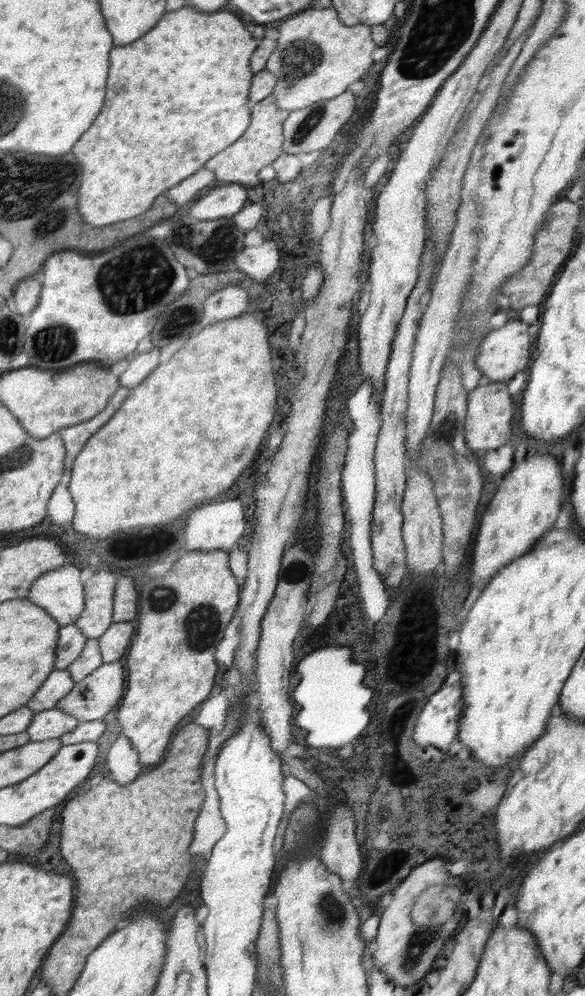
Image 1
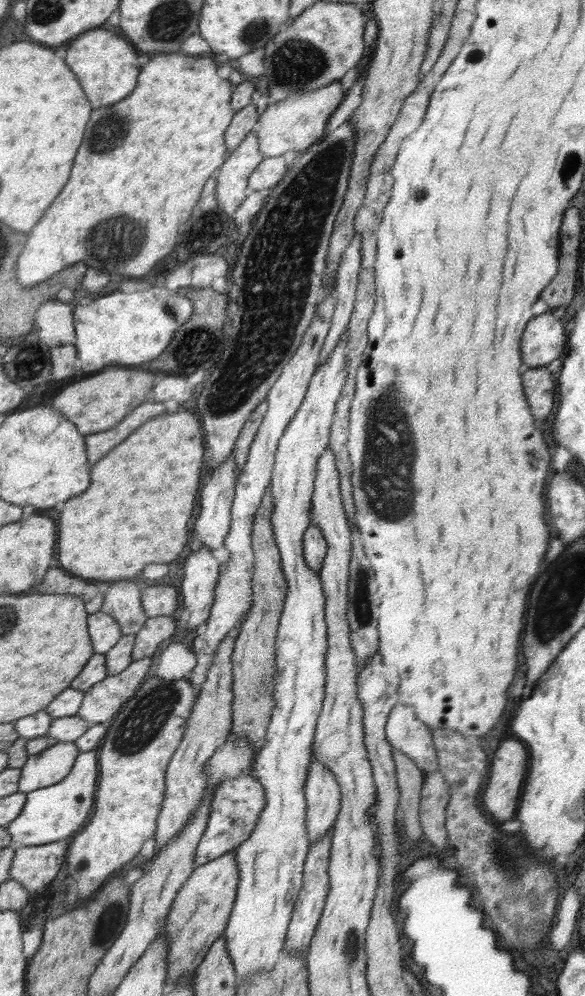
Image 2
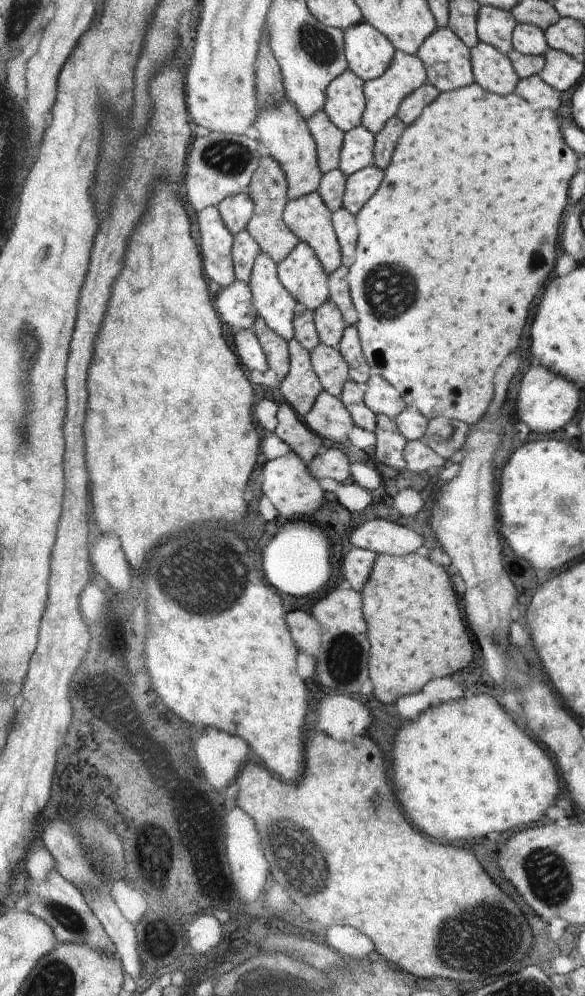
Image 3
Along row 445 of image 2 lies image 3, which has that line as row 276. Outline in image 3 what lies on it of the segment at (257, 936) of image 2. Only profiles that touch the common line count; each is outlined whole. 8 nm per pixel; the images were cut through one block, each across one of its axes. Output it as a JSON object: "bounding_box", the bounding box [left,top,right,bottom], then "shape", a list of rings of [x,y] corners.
{"bounding_box":[277,242,329,311],"shape":[[[304,242],[277,264],[280,284],[297,303],[315,311],[329,300],[328,275],[322,270],[316,252]]]}

